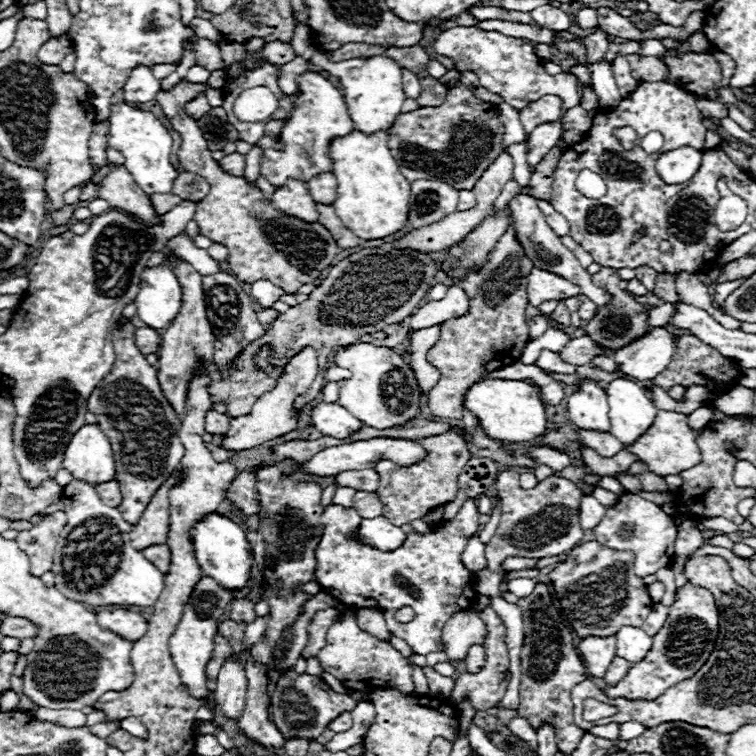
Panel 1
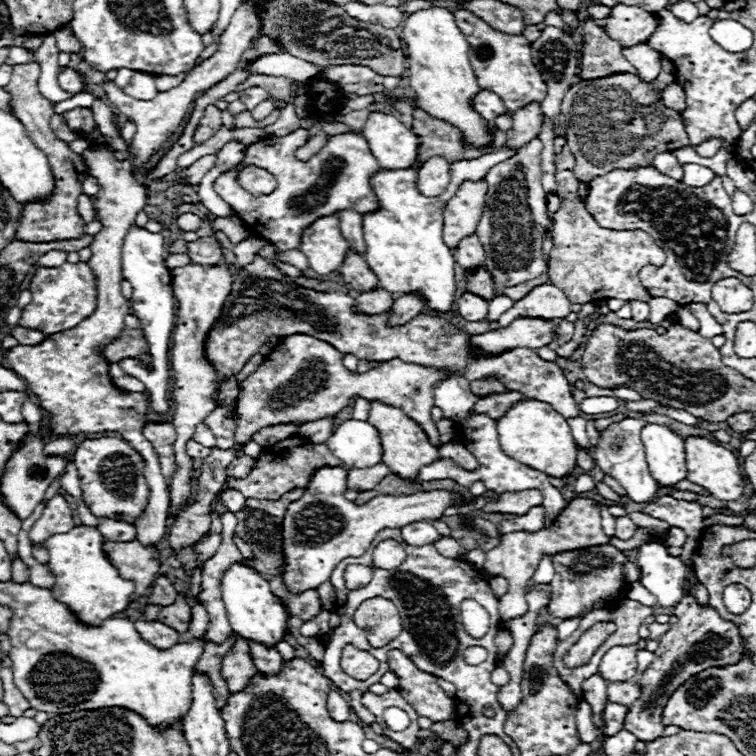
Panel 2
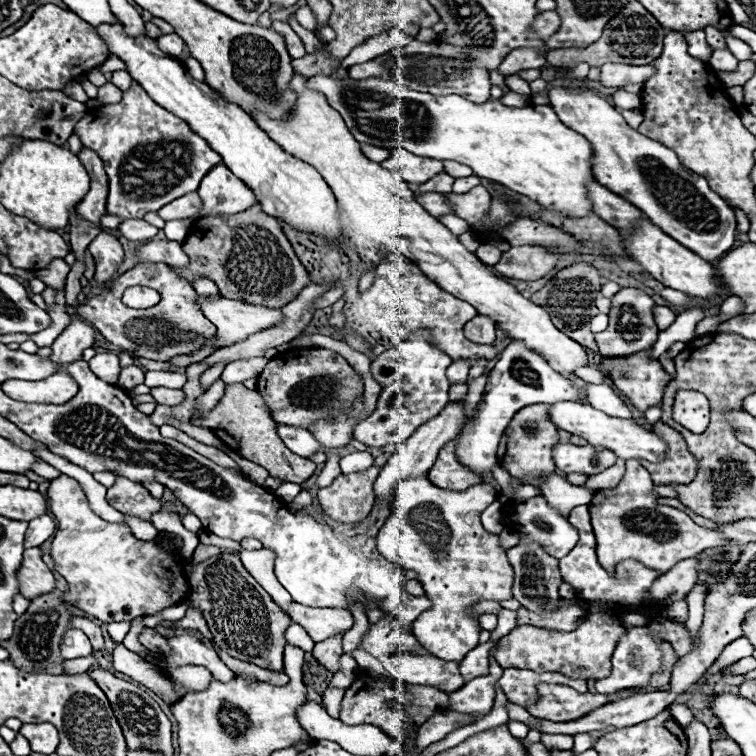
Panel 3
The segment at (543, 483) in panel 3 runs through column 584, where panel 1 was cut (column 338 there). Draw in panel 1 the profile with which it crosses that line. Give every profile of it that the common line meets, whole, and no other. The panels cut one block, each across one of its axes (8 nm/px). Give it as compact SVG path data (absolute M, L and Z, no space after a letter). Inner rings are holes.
M340 486L340 488L336 490L336 494L334 494L332 504L340 504L340 506L352 506L352 502L354 502L354 494L356 494L356 490L354 490L354 488Z

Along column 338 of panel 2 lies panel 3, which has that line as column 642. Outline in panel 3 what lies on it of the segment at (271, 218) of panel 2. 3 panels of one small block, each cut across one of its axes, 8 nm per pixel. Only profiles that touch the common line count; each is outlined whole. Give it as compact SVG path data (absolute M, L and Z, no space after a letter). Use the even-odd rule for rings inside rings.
M552 88L550 104L566 126L592 142L592 174L602 186L640 208L662 232L708 262L732 248L736 238L734 210L708 188L702 176L688 172L670 148L630 128L622 114L592 90Z

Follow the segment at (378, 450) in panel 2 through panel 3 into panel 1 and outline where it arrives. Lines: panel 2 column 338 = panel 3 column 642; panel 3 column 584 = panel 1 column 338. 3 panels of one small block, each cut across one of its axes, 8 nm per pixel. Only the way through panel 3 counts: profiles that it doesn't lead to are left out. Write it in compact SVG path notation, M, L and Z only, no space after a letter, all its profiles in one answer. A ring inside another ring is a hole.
M318 402L318 406L312 410L312 420L314 420L314 428L320 434L326 434L338 440L348 438L352 436L352 432L358 432L358 428L362 428L362 422L356 420L340 404Z

